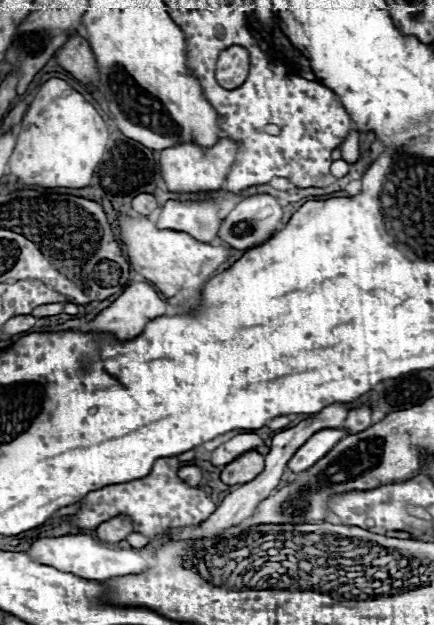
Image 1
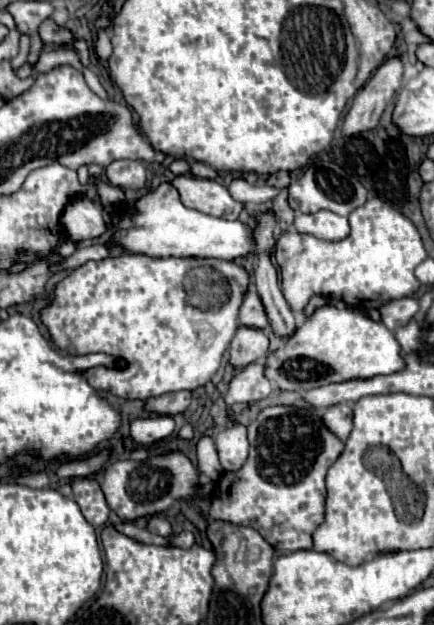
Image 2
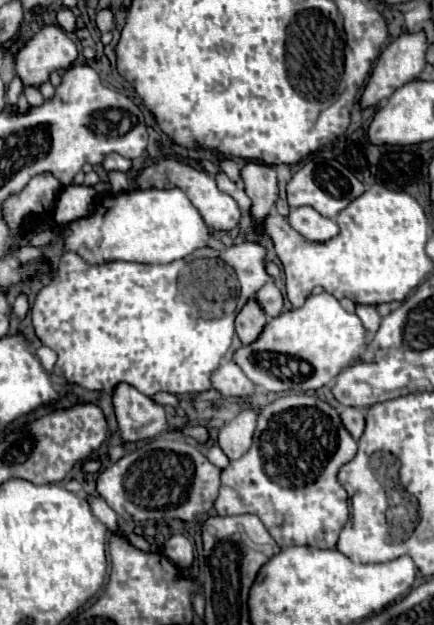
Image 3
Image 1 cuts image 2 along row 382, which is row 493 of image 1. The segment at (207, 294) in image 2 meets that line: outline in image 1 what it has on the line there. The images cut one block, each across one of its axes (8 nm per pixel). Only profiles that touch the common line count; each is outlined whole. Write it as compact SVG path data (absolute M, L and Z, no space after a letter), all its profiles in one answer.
M164 458L154 464L152 472L146 478L132 480L128 484L112 484L108 488L90 492L80 502L82 508L72 516L72 524L76 524L82 530L96 528L100 522L106 522L118 514L128 514L134 522L134 532L154 538L170 532L172 528L194 526L206 520L216 510L216 504L204 490L184 484L178 478L178 468L180 468L178 458Z

